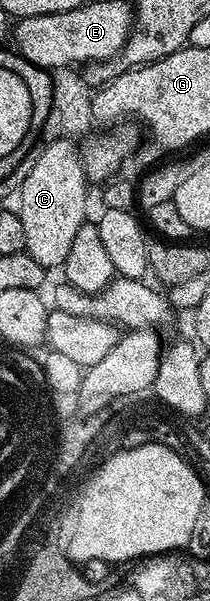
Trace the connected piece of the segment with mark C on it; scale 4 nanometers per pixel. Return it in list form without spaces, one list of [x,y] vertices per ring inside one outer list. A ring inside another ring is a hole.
[[[67,137],[58,138],[56,141],[49,141],[37,152],[37,162],[34,163],[30,175],[22,183],[18,192],[20,206],[18,212],[22,219],[22,231],[26,231],[25,250],[38,263],[44,265],[45,270],[52,271],[52,268],[63,266],[66,255],[70,255],[70,247],[74,244],[74,235],[78,235],[78,227],[86,223],[84,217],[88,213],[88,188],[90,182],[88,174],[84,172],[84,158],[75,140]]]

